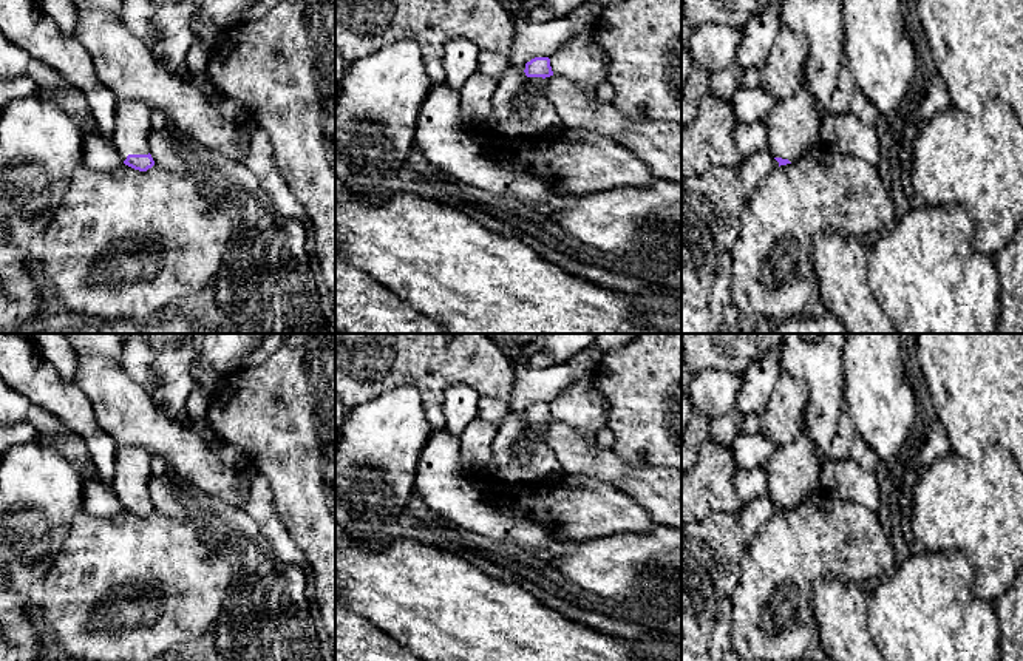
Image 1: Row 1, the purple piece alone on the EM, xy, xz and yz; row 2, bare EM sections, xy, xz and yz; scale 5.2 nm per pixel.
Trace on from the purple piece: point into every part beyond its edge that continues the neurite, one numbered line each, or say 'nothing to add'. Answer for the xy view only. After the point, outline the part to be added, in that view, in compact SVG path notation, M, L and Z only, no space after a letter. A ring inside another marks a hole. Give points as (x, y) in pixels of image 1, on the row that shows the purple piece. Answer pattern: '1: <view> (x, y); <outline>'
1: xy (132, 116); M117 99L114 111L113 145L125 161L128 154L148 154L151 110L136 99Z

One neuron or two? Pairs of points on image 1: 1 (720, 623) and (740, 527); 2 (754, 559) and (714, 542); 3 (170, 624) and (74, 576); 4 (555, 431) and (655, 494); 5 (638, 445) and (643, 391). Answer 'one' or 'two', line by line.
1: one
2: two
3: one
4: one
5: one

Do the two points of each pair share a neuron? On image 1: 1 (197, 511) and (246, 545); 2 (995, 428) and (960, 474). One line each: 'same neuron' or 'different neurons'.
1: same neuron
2: different neurons

